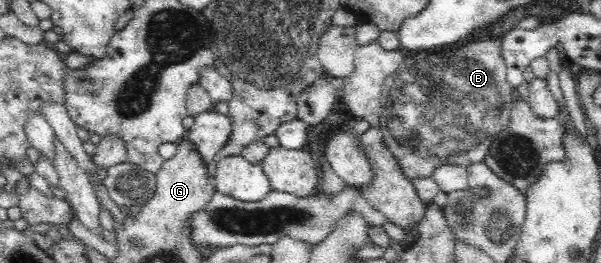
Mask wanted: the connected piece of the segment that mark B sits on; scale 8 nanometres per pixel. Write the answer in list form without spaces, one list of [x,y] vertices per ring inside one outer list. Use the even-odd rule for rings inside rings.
[[[489,39],[489,40],[478,40],[471,41],[473,44],[469,46],[463,46],[455,52],[455,60],[449,60],[449,62],[431,62],[431,56],[425,56],[425,52],[417,52],[413,58],[405,58],[405,60],[399,65],[399,68],[395,72],[392,72],[386,78],[384,90],[382,91],[381,108],[379,113],[379,122],[381,134],[382,134],[382,145],[391,153],[391,156],[396,160],[401,174],[407,180],[413,180],[415,178],[429,178],[435,172],[436,168],[445,165],[455,165],[459,167],[469,167],[473,164],[479,164],[484,162],[485,157],[489,154],[489,148],[493,144],[493,140],[497,136],[501,135],[501,132],[509,126],[510,112],[513,110],[515,104],[515,90],[509,87],[509,83],[506,80],[506,68],[500,53],[500,42],[501,39]]]

